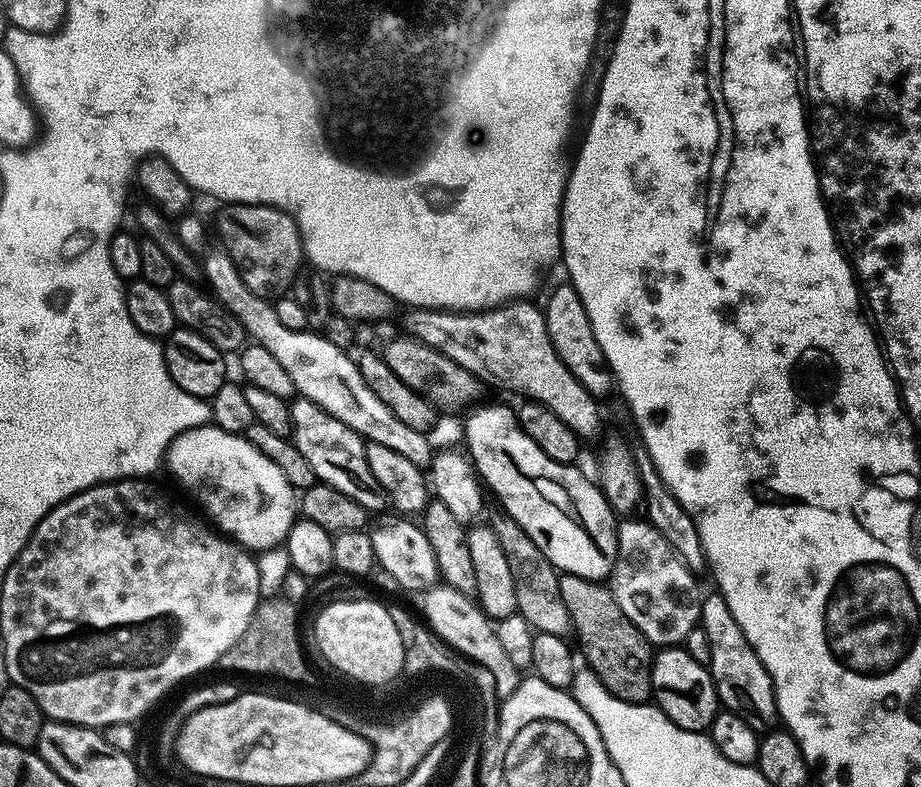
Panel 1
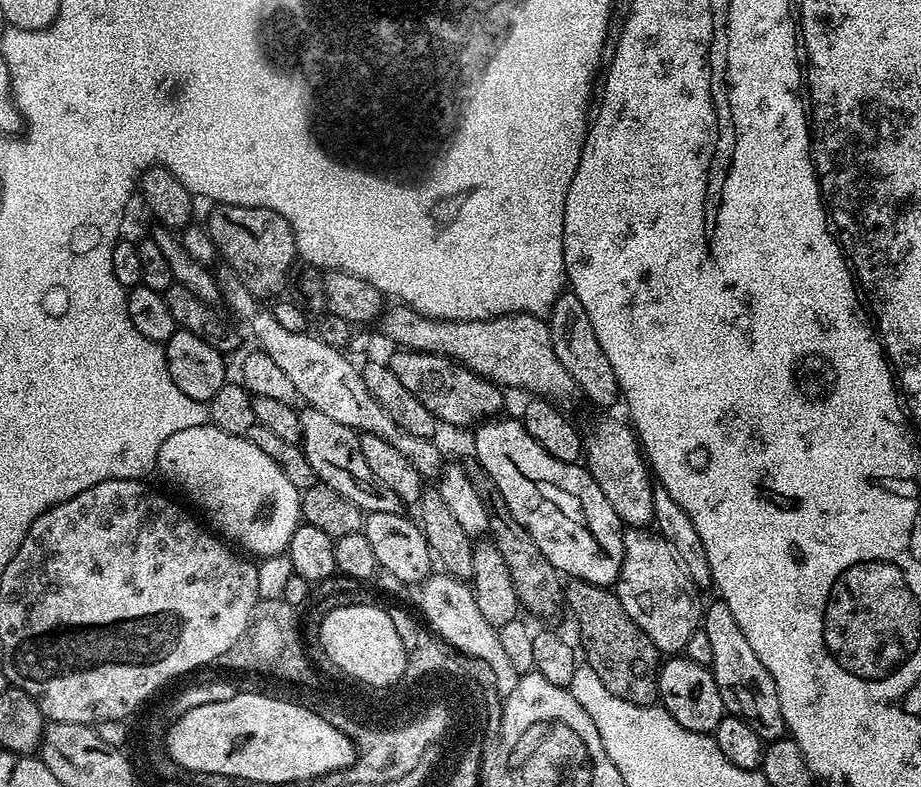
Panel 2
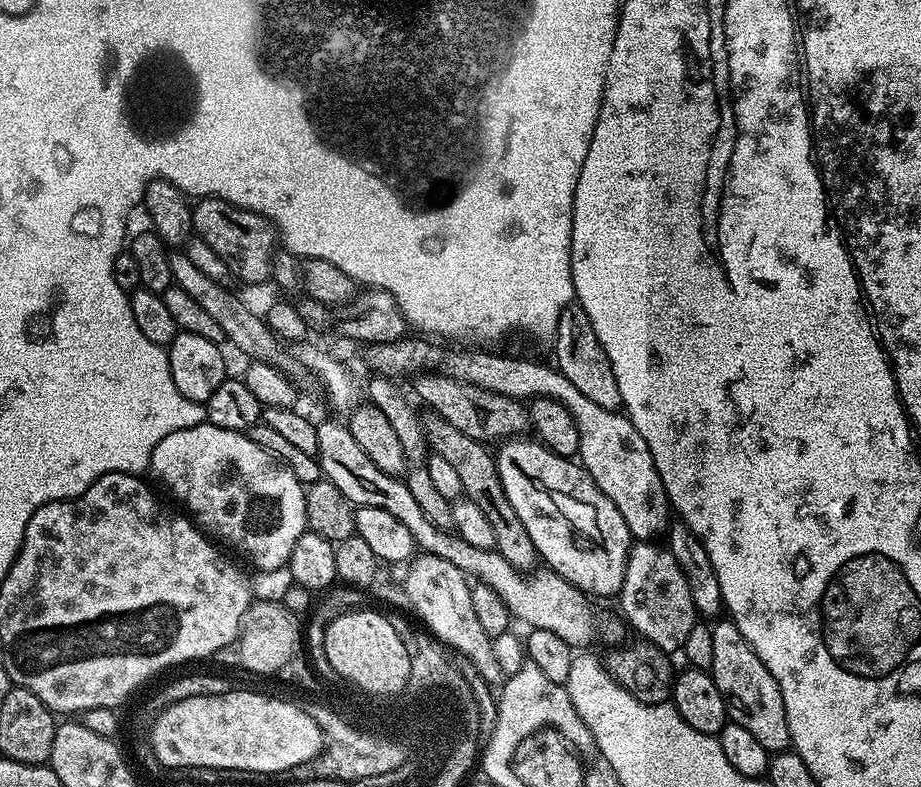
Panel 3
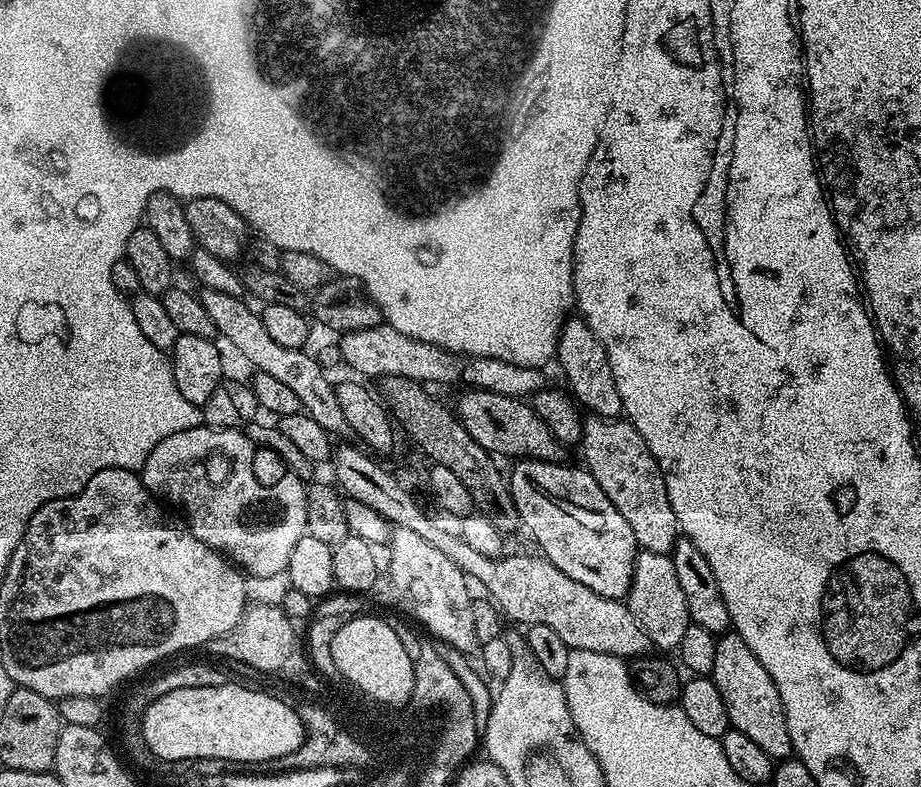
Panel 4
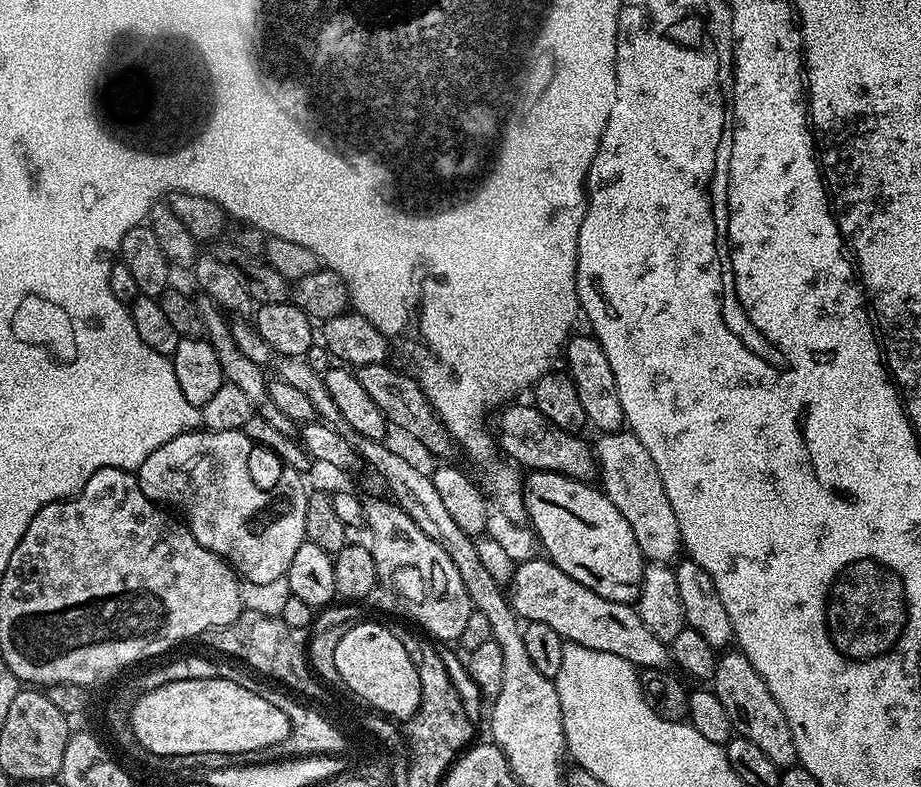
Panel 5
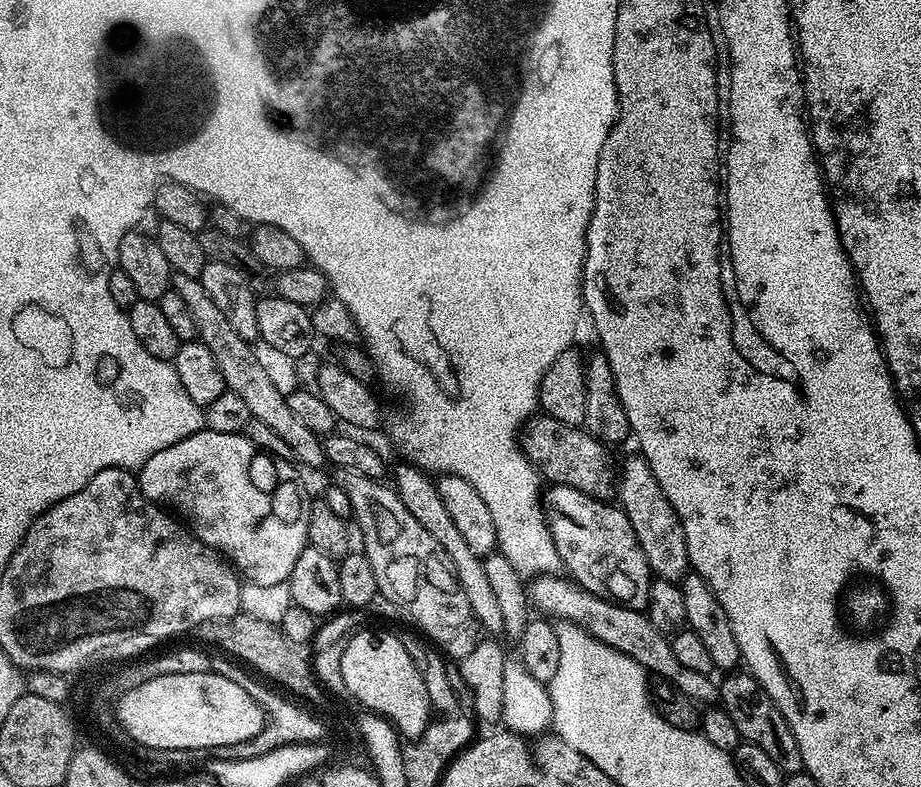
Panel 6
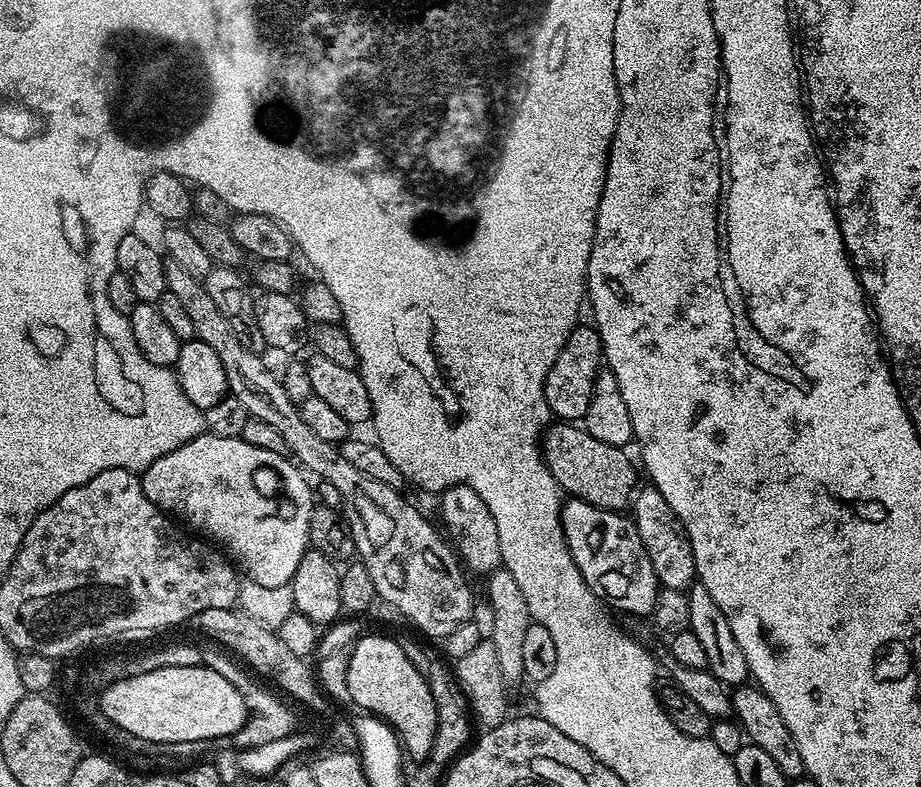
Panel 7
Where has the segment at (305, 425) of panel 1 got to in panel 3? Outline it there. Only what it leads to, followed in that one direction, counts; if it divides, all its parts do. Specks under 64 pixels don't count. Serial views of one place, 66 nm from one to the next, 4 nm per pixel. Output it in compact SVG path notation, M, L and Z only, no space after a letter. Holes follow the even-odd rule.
M336 420L319 421L316 424L316 460L320 464L323 479L334 482L342 494L354 506L378 506L378 510L386 510L394 514L406 530L414 538L417 549L429 556L437 556L465 572L473 581L488 584L502 602L506 602L508 612L517 621L525 620L529 629L541 628L550 630L562 638L574 650L584 650L587 644L596 640L600 632L600 624L596 621L596 612L592 609L593 601L589 599L582 589L576 588L558 573L547 566L537 567L526 573L518 571L502 554L487 548L472 548L470 542L466 542L461 536L451 531L434 526L426 514L422 514L422 506L410 494L407 483L403 479L382 474L366 454L362 454L362 446L354 434L350 434L347 423ZM592 603L592 604L591 604Z

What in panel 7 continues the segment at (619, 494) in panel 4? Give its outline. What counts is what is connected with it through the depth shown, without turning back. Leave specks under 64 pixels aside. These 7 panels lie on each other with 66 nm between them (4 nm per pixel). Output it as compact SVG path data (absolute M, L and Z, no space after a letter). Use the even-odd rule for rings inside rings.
M651 486L641 487L630 500L630 519L638 530L638 538L642 538L642 546L646 546L646 554L650 554L650 562L654 566L654 574L661 588L687 592L697 583L696 563L690 546L690 538L674 510L670 510L666 498L658 494Z

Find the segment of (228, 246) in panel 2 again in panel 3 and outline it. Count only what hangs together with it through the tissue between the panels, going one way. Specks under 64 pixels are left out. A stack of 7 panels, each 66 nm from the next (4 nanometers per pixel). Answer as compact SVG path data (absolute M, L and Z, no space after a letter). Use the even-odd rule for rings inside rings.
M216 196L197 199L192 204L192 231L226 266L233 277L244 284L268 284L272 263L277 259L278 233L271 220L256 212L247 212Z

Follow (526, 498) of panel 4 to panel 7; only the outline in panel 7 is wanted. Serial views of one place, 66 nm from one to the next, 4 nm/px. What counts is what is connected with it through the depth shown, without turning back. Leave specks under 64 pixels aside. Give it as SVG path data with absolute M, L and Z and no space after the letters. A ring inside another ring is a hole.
M568 498L560 509L560 521L570 554L594 595L620 612L651 617L661 587L650 554L646 554L646 546L642 546L642 538L638 538L638 530L631 519L620 512Z

